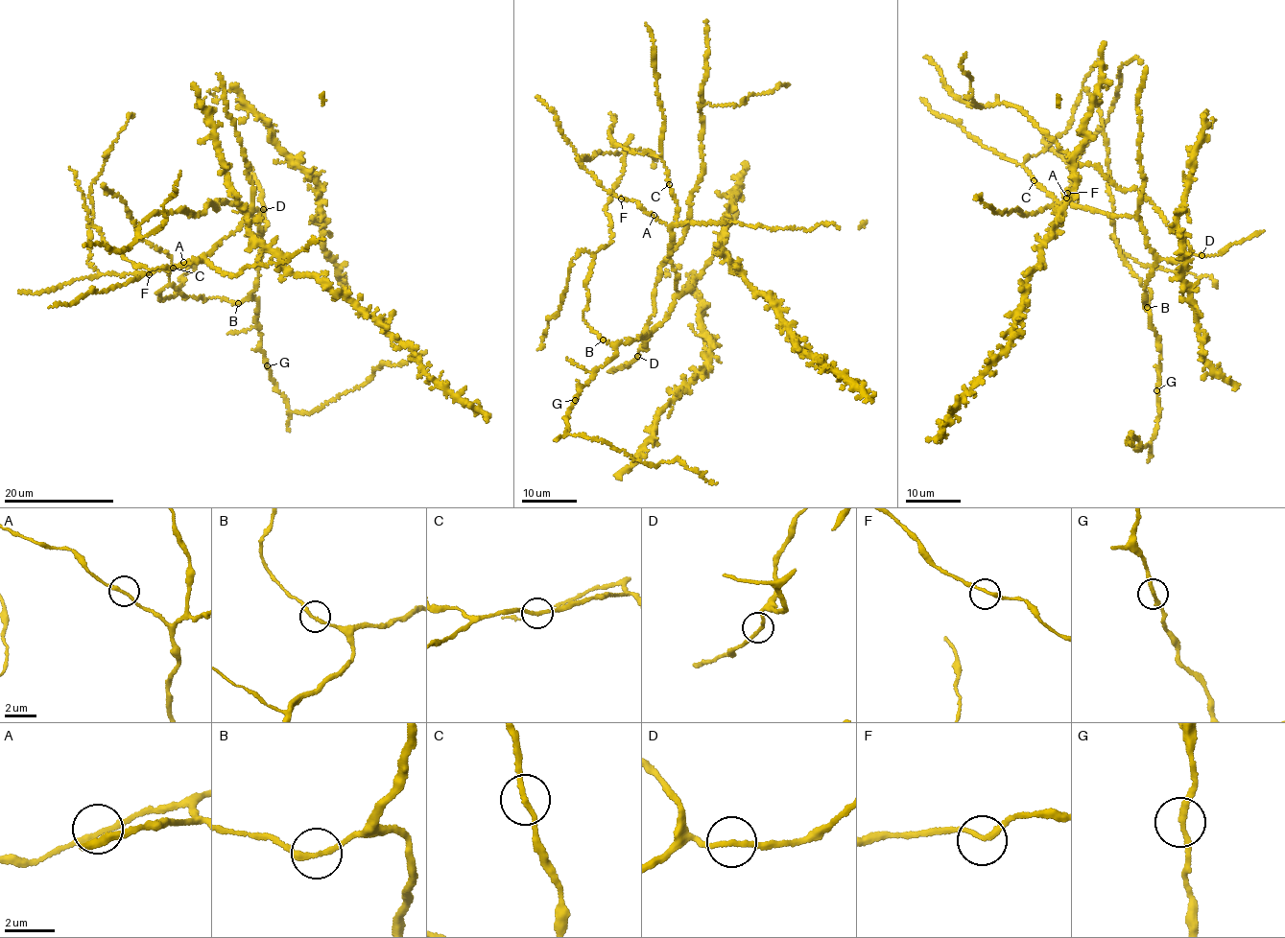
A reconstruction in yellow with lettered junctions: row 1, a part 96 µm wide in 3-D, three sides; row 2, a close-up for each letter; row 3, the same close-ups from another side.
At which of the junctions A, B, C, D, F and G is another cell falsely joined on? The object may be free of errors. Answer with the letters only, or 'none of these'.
none of these

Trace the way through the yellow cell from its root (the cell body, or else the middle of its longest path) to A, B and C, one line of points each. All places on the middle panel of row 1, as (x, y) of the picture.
A: (650, 320), (643, 340), (644, 350), (646, 338), (672, 310), (677, 279), (670, 260), (672, 234), (654, 215)
B: (650, 320), (643, 340), (644, 350), (645, 340), (650, 333), (626, 344), (612, 343), (603, 339)
C: (650, 320), (644, 350), (645, 340), (669, 315), (676, 294), (670, 245), (677, 201), (669, 184)

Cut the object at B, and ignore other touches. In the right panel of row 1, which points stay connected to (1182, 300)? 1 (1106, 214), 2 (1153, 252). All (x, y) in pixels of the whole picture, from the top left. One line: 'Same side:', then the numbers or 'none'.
Same side: 1, 2

